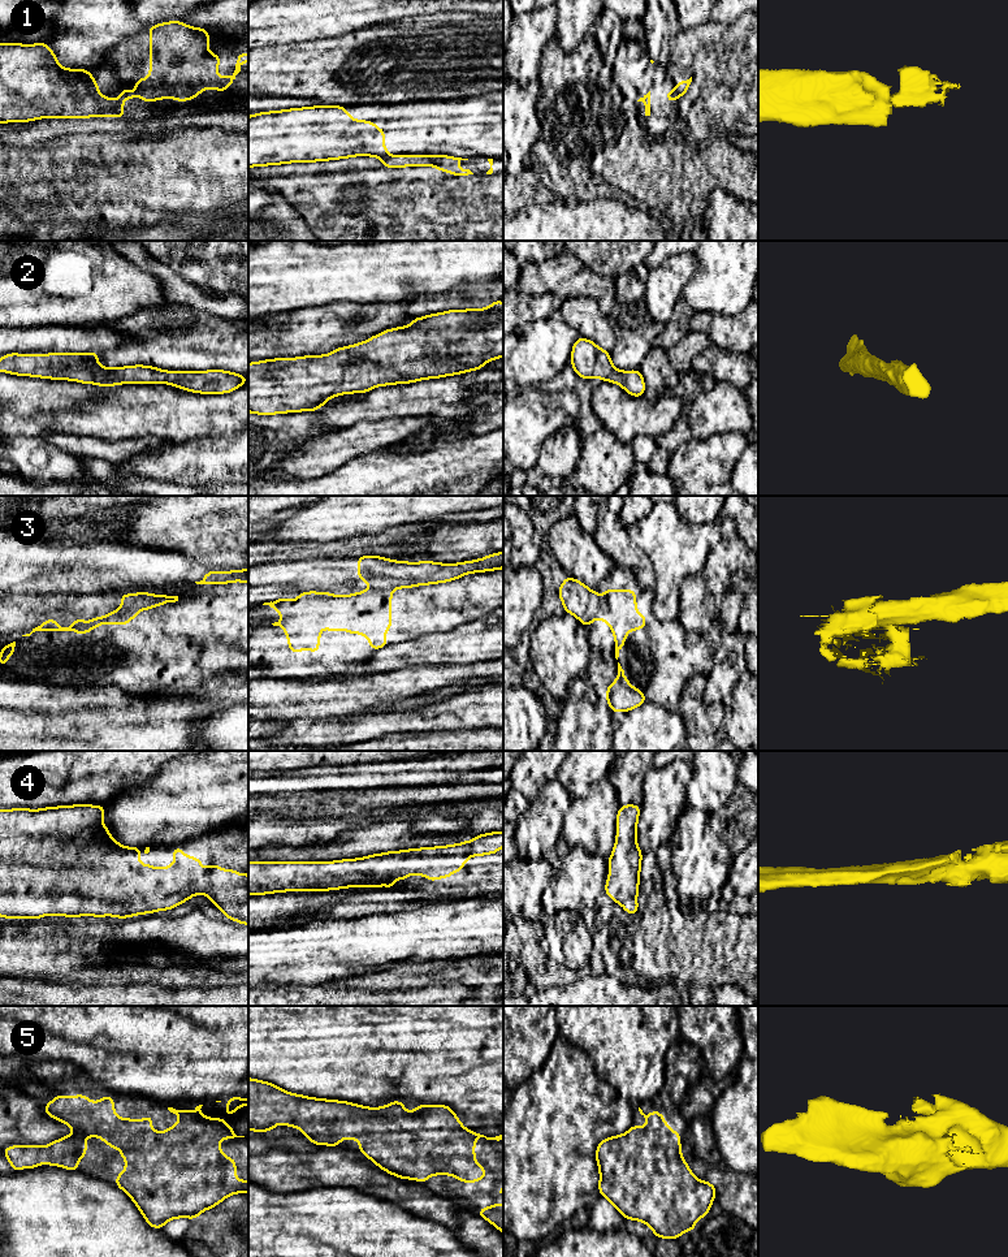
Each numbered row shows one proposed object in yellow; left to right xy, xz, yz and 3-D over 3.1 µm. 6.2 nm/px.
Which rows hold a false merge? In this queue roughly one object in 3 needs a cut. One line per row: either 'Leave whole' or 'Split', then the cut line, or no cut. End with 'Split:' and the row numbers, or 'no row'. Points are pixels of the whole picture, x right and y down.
1: Split. Split along xz (388, 156), (381, 159)
2: Leave whole. No split
3: Split. Split along yz (600, 596), (600, 608), (593, 618)
4: Leave whole. No split
5: Leave whole. No split
Split: 1, 3

